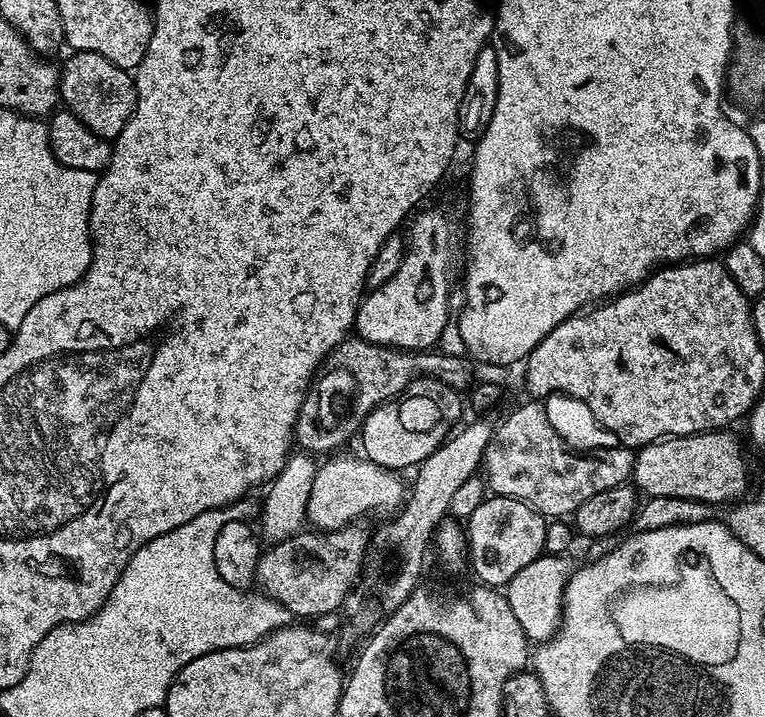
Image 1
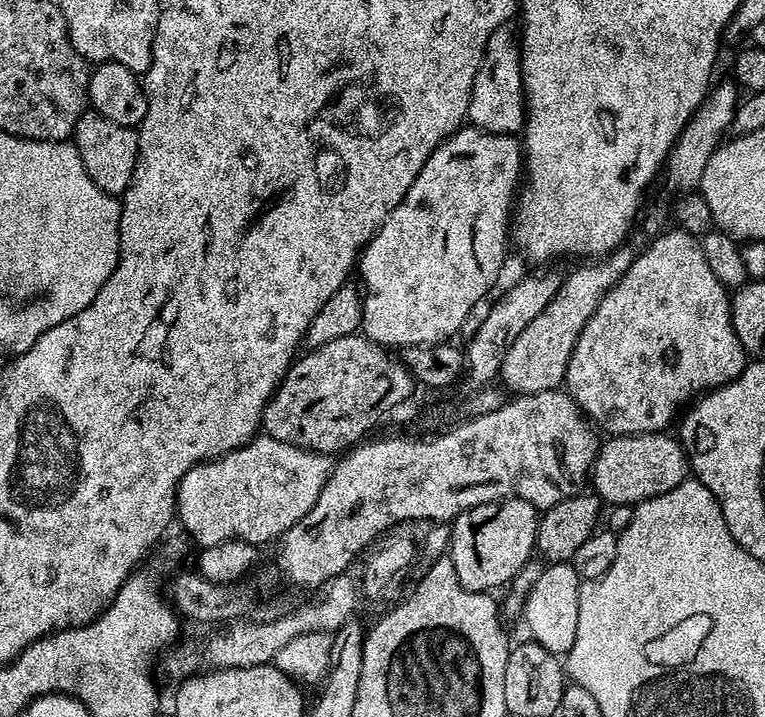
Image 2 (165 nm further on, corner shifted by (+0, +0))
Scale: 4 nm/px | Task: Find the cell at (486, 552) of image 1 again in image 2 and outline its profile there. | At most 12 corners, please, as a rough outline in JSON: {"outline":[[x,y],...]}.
{"outline":[[495,500],[450,524],[458,582],[487,593],[533,559],[537,508]]}

